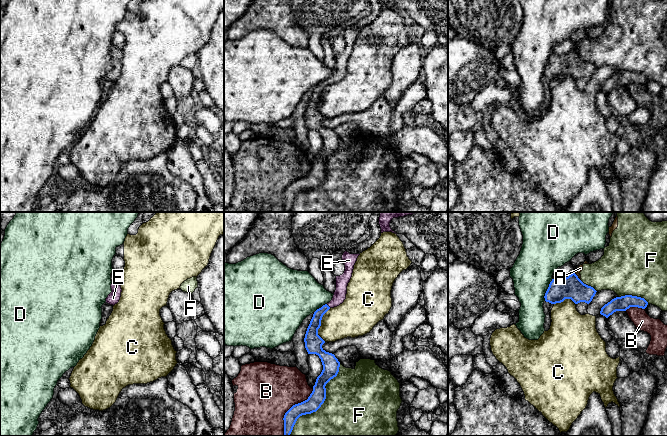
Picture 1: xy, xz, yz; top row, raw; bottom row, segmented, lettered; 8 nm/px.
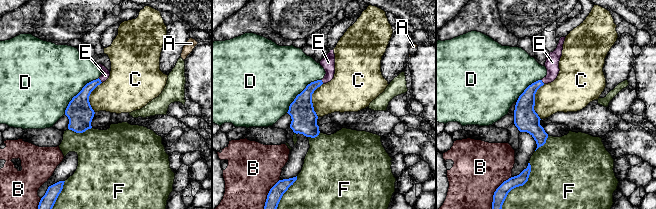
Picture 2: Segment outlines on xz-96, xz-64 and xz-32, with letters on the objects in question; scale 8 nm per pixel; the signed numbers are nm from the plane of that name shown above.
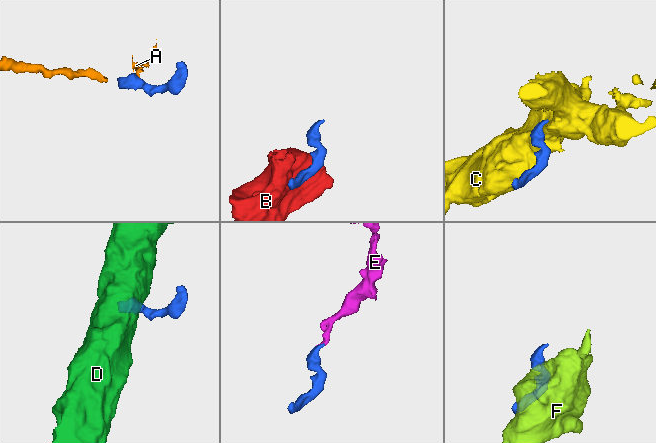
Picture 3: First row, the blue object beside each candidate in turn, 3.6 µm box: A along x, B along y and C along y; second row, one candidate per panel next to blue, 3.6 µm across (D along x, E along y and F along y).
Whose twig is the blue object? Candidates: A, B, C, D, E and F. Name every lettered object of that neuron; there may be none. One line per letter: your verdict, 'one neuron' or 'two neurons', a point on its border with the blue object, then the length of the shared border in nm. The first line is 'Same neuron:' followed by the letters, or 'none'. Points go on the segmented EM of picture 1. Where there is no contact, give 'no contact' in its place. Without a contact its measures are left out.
Same neuron: E
A: two neurons | yz (577, 276) | 70 nm
B: two neurons | xz (289, 409) | 440 nm
C: two neurons | xz (320, 325) | 280 nm
D: two neurons | yz (547, 289) | 200 nm
E: one neuron | xz (327, 305) | 50 nm
F: two neurons | xz (322, 403) | 700 nm

